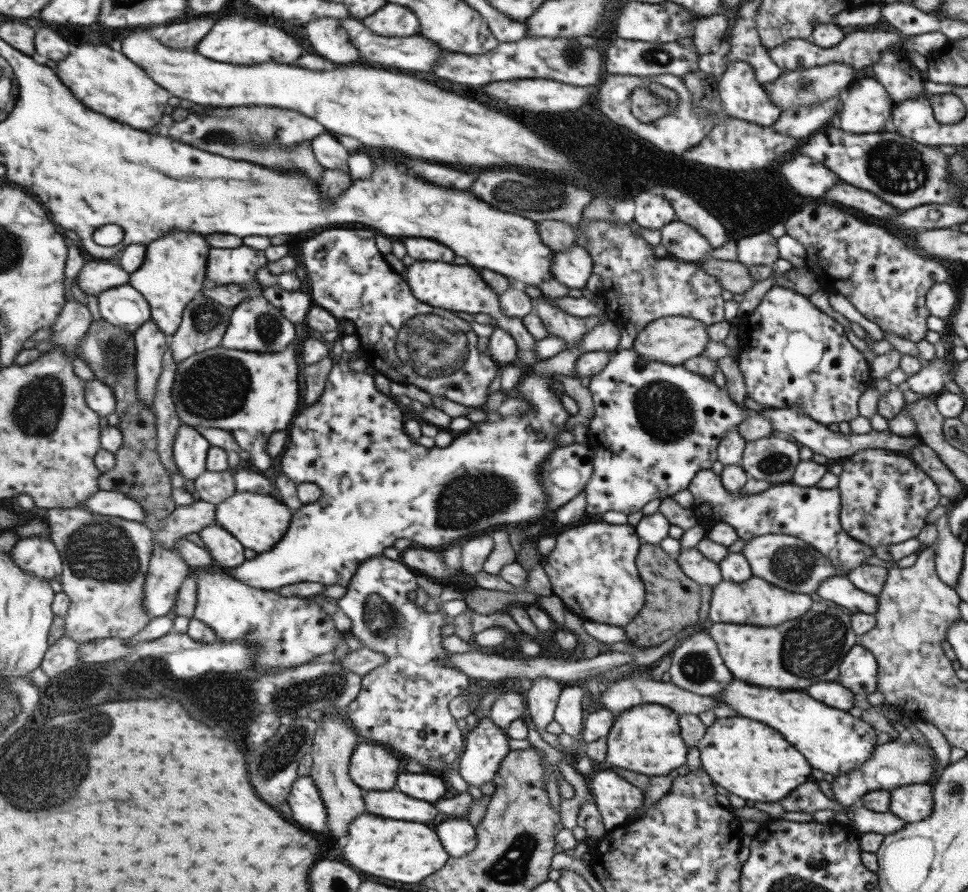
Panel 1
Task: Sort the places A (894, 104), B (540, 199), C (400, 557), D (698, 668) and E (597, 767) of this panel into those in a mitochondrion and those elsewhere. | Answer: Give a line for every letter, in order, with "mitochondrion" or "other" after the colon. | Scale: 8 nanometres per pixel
A: other
B: mitochondrion
C: other
D: mitochondrion
E: other

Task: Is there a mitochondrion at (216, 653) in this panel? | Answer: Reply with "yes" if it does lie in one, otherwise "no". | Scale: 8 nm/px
no

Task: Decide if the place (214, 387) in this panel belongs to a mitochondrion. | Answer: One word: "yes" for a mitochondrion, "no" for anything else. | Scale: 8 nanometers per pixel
yes

